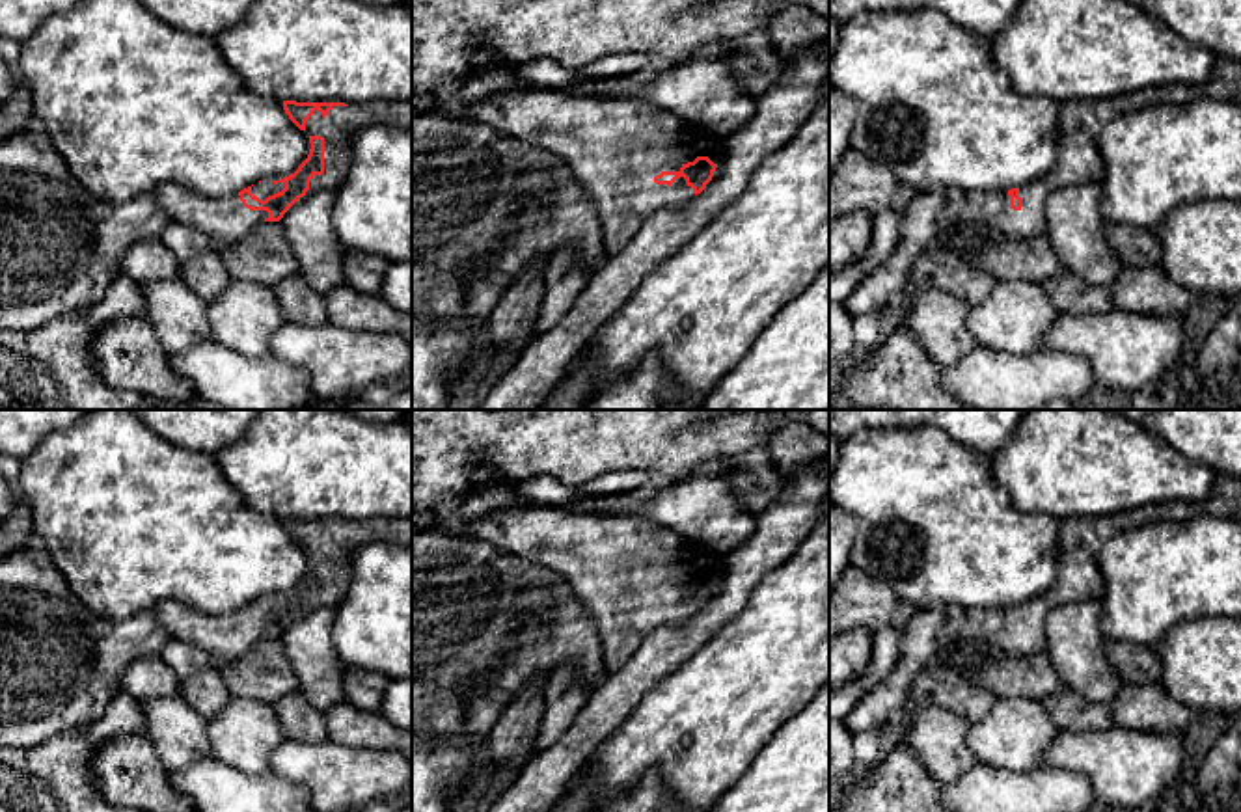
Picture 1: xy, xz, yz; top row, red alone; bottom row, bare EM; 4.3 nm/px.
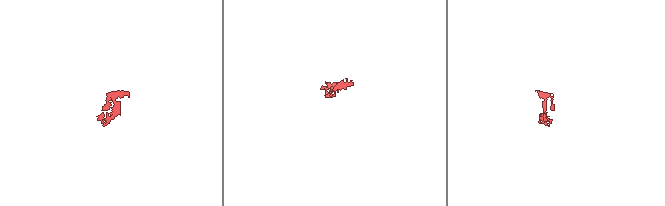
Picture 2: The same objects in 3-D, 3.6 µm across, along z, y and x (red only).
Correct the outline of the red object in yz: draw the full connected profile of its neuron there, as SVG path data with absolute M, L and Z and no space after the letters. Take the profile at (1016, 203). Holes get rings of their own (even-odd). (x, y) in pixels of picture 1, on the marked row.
M1217 58L1202 84L1161 84L1101 101L1062 102L1058 156L1051 169L1008 192L947 190L945 205L935 220L935 250L943 257L950 257L956 227L971 222L1006 237L1043 235L1045 201L1053 192L1101 179L1103 158L1098 138L1111 121L1146 106L1187 106L1204 97L1241 106L1241 63L1232 58Z

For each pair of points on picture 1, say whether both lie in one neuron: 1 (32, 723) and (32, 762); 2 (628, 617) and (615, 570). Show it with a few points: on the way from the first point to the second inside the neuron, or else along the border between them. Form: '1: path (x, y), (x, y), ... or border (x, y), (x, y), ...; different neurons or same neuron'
1: border (73, 729), (60, 730), (34, 745), (19, 747); different neurons
2: path (628, 606), (627, 581); same neuron

